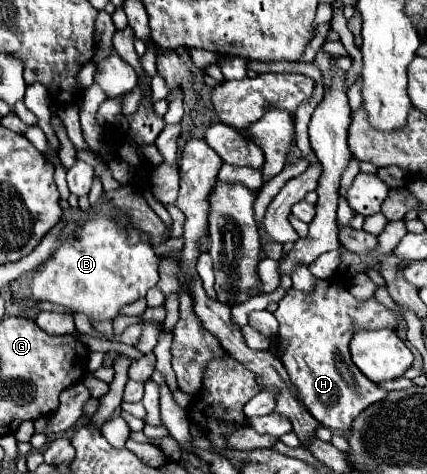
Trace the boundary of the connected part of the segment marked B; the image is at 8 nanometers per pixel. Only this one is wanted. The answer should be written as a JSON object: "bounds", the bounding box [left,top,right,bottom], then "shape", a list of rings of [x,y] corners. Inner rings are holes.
{"bounds":[29,217,159,321],"shape":[[[95,217],[83,225],[77,239],[67,239],[57,249],[57,253],[45,263],[43,271],[35,273],[29,289],[37,301],[61,303],[69,309],[69,313],[85,313],[89,319],[113,321],[123,305],[129,305],[129,303],[145,297],[147,289],[157,285],[157,281],[159,281],[157,263],[159,263],[159,257],[153,253],[151,245],[147,245],[147,243],[129,245],[127,243],[127,227],[111,221],[109,217]]]}

